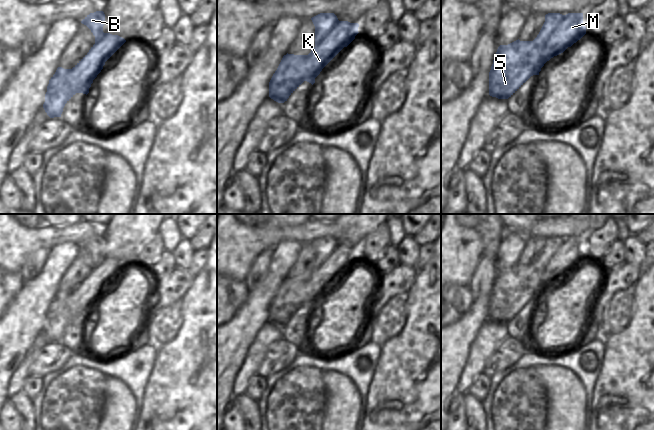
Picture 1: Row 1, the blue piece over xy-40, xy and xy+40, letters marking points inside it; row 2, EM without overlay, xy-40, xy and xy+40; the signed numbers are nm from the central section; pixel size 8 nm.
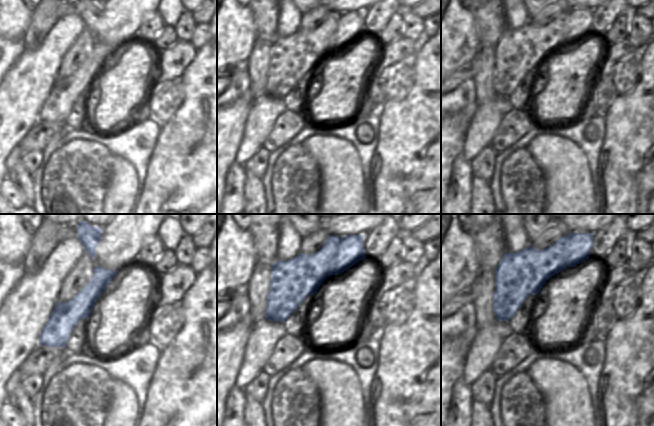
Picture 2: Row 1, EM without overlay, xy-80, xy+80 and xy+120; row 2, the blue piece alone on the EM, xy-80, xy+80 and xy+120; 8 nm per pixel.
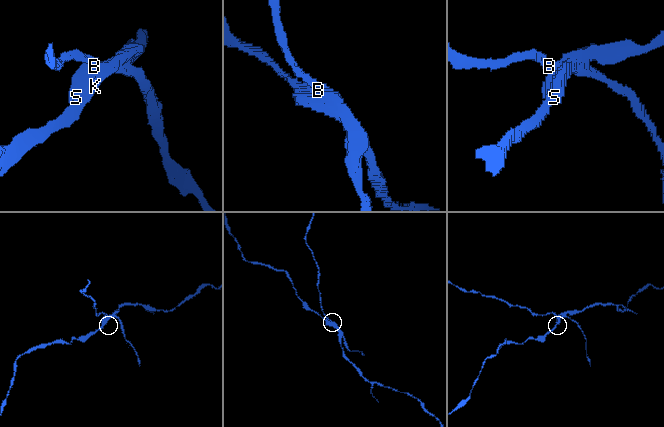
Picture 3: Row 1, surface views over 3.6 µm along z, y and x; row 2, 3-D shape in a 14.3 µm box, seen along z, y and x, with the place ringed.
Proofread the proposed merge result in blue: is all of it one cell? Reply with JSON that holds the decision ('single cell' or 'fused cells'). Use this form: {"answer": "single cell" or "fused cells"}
{"answer": "fused cells"}

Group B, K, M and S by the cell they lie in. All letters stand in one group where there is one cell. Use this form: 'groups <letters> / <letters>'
groups B / K M S

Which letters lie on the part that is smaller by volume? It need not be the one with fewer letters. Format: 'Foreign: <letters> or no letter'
Foreign: B

